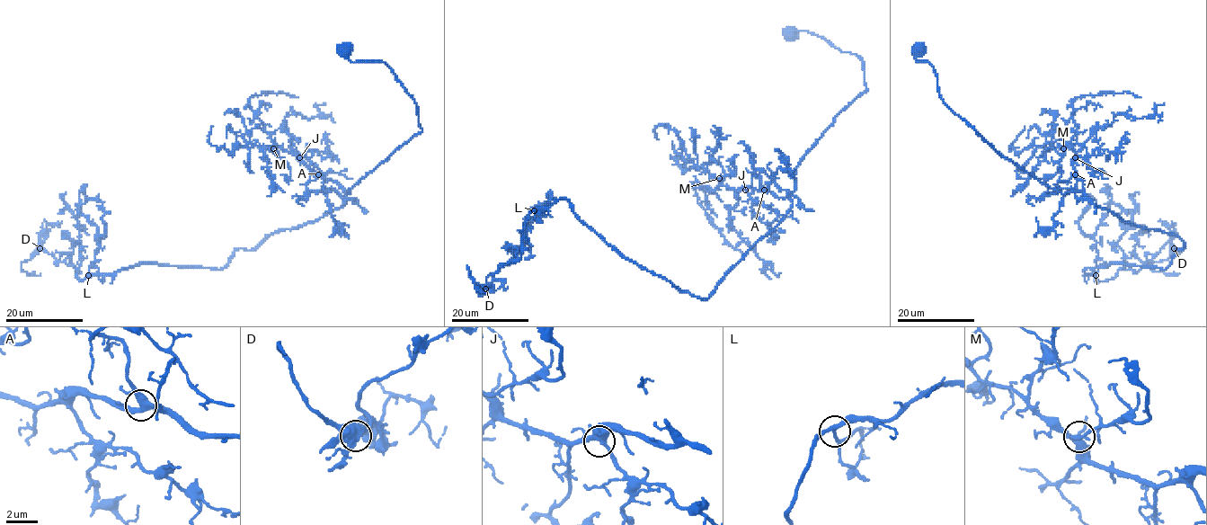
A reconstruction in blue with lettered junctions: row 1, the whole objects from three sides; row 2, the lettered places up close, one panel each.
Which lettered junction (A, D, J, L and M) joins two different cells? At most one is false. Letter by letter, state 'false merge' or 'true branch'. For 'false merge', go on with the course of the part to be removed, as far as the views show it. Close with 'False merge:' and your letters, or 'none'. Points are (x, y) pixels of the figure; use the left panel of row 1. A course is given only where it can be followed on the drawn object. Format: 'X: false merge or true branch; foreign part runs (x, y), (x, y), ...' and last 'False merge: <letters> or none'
A: true branch
D: false merge; foreign part runs (39, 248), (31, 260), (22, 262), (21, 267), (28, 275), (40, 273)
J: true branch
L: true branch
M: true branch
False merge: D

